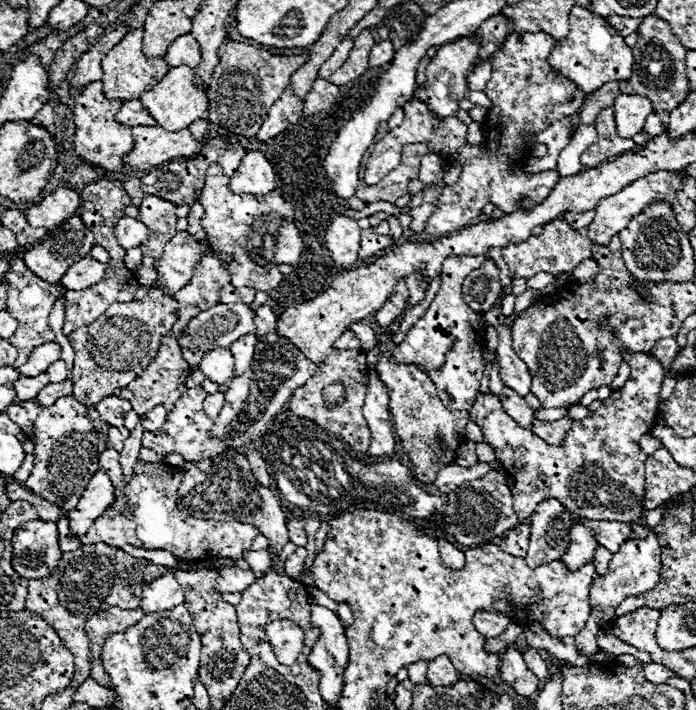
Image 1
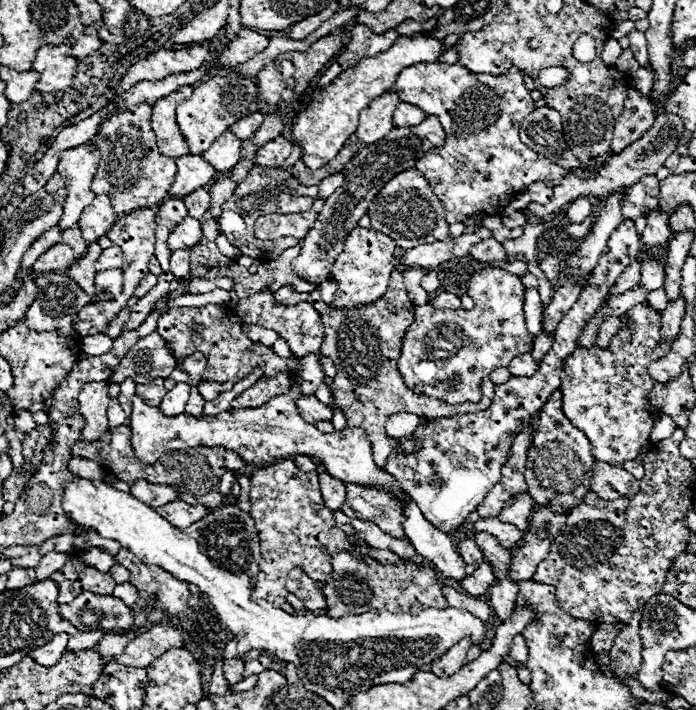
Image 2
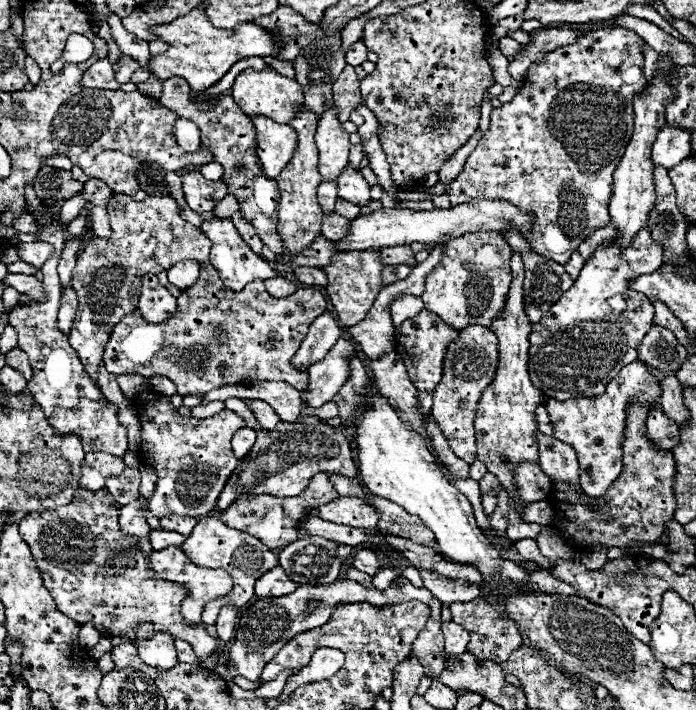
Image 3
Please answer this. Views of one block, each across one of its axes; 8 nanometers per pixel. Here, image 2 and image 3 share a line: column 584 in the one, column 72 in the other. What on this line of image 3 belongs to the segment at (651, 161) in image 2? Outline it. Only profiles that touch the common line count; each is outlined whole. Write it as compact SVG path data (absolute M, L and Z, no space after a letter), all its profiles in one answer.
M42 166L38 176L34 178L34 192L42 202L46 202L52 208L62 206L62 200L68 200L72 196L82 194L84 184L78 180L72 180L68 170Z

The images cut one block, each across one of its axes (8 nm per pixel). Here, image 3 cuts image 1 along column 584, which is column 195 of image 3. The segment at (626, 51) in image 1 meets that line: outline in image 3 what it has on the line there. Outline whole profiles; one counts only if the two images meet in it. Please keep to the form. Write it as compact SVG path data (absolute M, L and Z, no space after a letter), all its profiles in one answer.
M194 8L190 14L180 16L178 20L170 24L162 24L158 28L150 28L158 40L168 44L168 50L156 56L150 56L148 70L152 76L158 80L174 78L180 76L184 78L194 92L204 92L206 88L214 86L230 68L232 64L248 58L248 56L274 56L276 54L276 42L278 38L258 24L240 24L238 28L226 30L226 28L216 28L212 22L206 18L204 8Z

